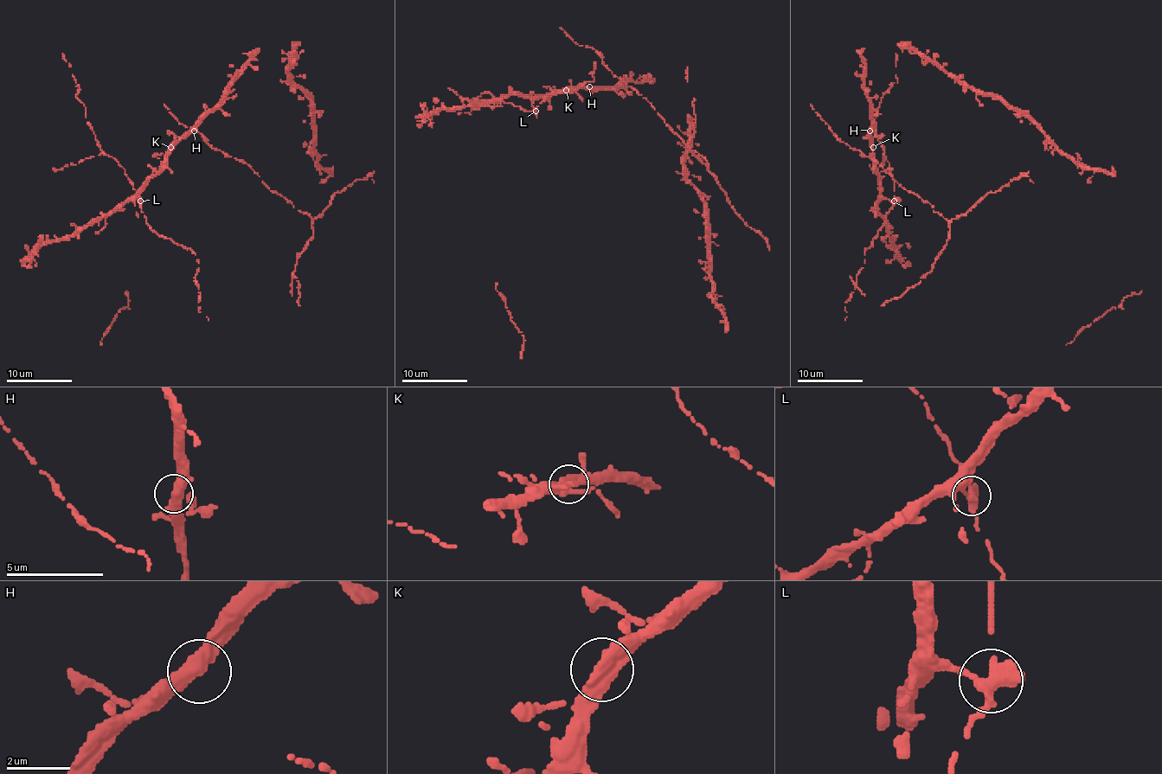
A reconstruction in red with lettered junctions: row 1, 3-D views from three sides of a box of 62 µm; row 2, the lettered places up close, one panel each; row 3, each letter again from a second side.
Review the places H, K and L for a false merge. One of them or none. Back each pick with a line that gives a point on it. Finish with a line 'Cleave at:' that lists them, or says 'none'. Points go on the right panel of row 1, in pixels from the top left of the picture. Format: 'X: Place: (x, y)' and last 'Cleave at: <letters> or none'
Cleave at: none

